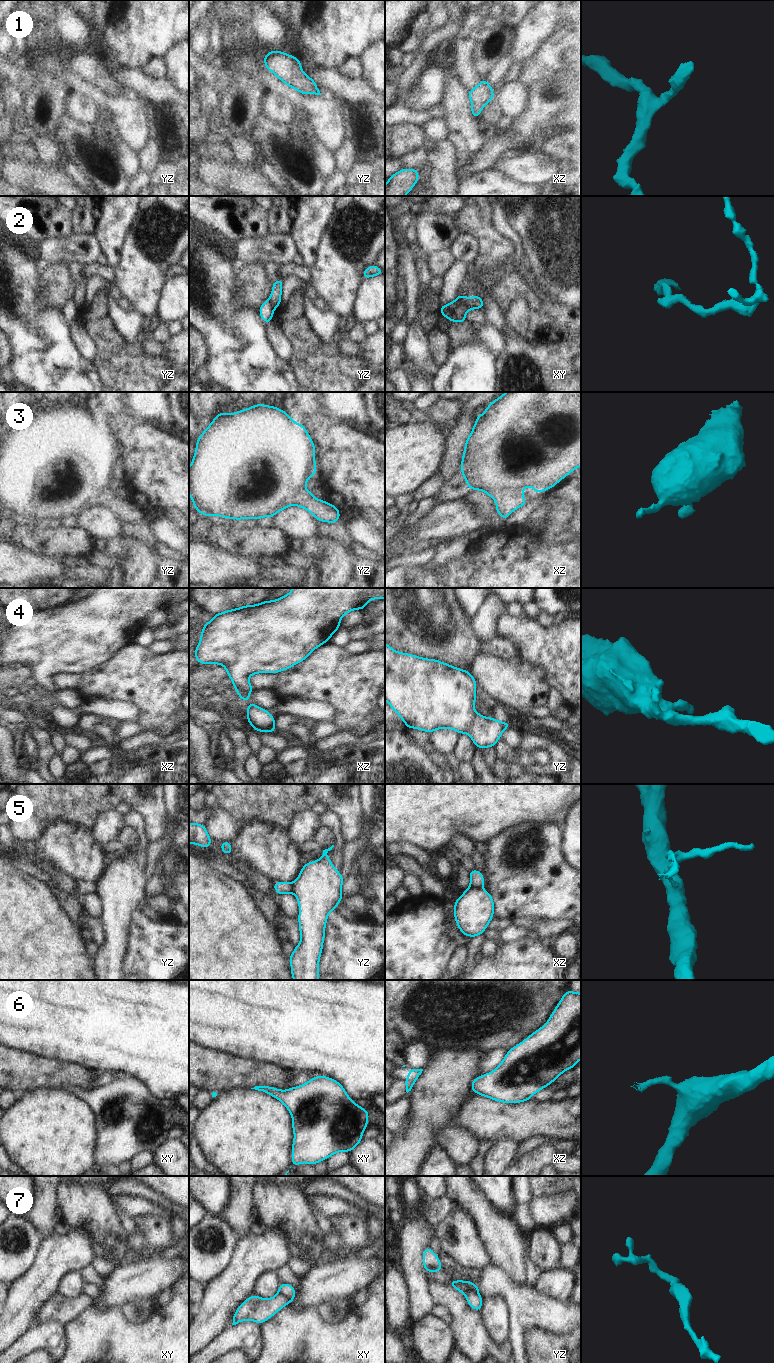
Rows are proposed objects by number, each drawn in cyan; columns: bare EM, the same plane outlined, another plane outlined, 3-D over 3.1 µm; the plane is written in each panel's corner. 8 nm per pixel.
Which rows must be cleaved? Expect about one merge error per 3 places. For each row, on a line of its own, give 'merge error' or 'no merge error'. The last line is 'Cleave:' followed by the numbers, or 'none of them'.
1: no merge error
2: merge error
3: no merge error
4: no merge error
5: merge error
6: no merge error
7: merge error
Cleave: 2, 5, 7

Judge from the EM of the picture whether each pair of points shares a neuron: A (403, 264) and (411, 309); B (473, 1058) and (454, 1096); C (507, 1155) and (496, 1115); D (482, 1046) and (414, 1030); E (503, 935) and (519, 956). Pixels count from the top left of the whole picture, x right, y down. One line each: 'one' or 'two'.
A: one
B: one
C: two
D: one
E: two

